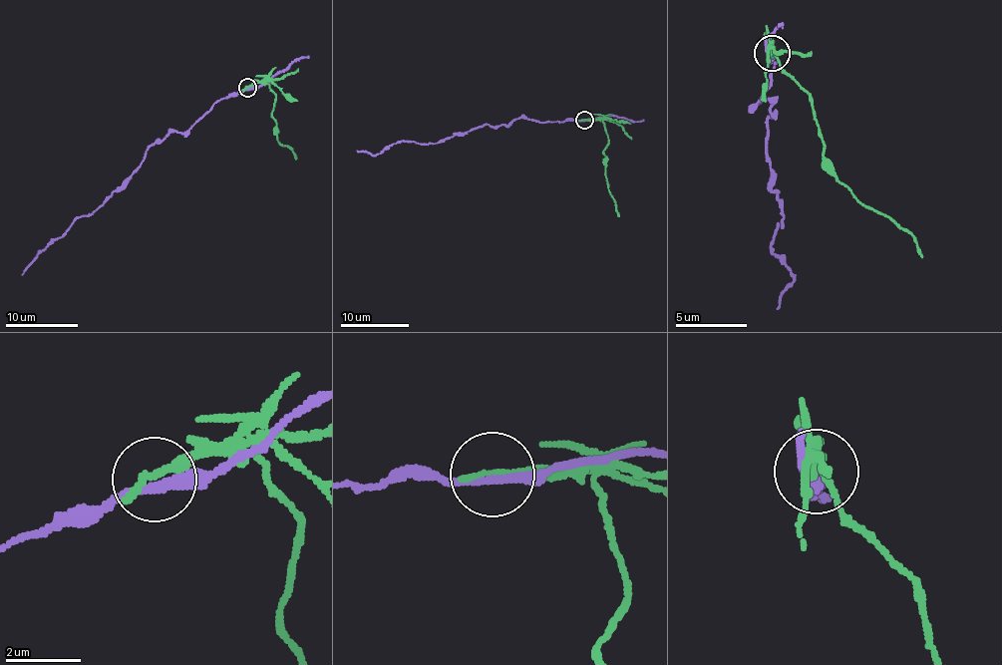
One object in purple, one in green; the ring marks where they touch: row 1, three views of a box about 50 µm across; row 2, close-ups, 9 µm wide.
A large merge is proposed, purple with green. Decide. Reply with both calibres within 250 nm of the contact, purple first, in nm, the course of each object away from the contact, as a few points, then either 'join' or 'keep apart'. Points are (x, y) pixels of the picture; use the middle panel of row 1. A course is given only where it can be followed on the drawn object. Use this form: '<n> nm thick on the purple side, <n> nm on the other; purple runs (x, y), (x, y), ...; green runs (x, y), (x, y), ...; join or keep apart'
240 nm thick on the purple side, 280 nm on the other; purple runs (584, 120), (541, 123), (523, 117), (505, 126), (484, 125), (436, 144), (401, 141), (372, 156), (357, 151); green runs (584, 119), (602, 122), (608, 137), (603, 150), (607, 183), (617, 216); keep apart

